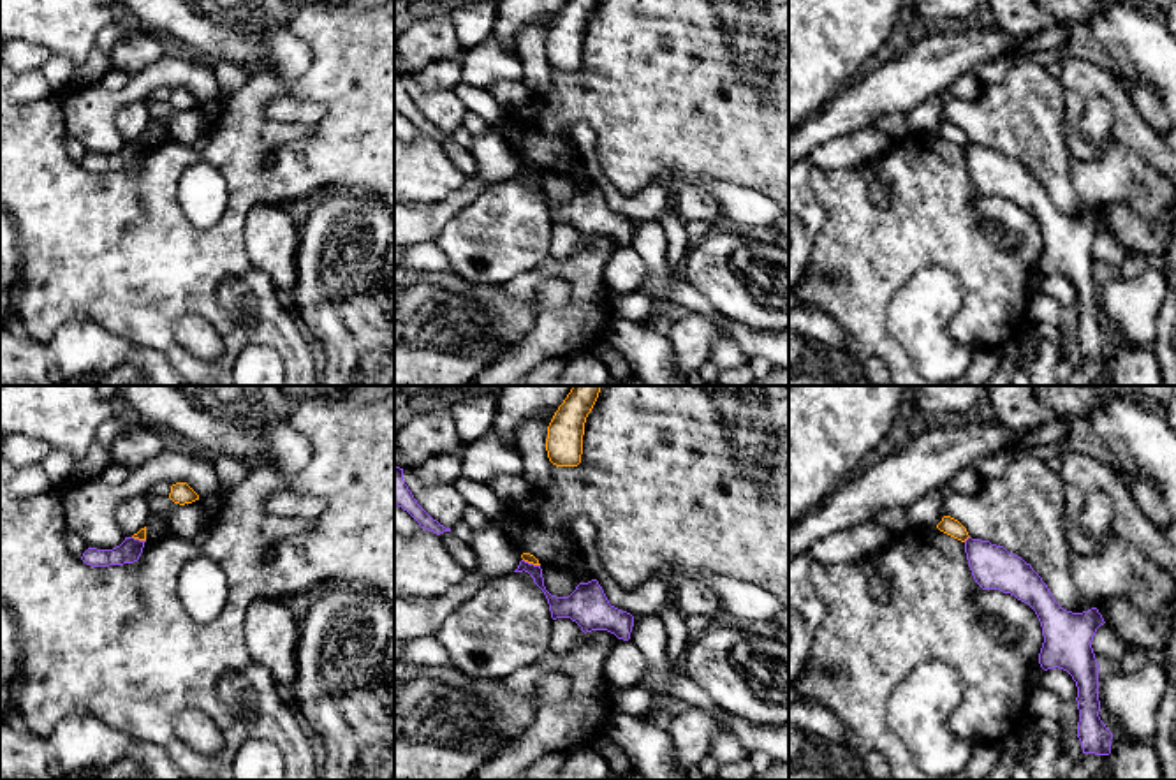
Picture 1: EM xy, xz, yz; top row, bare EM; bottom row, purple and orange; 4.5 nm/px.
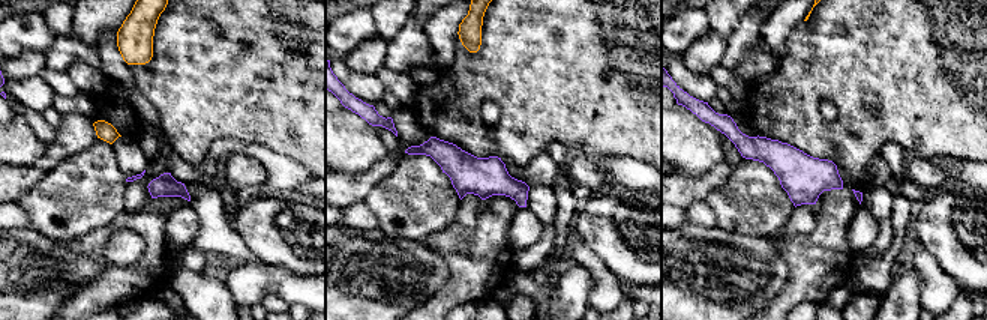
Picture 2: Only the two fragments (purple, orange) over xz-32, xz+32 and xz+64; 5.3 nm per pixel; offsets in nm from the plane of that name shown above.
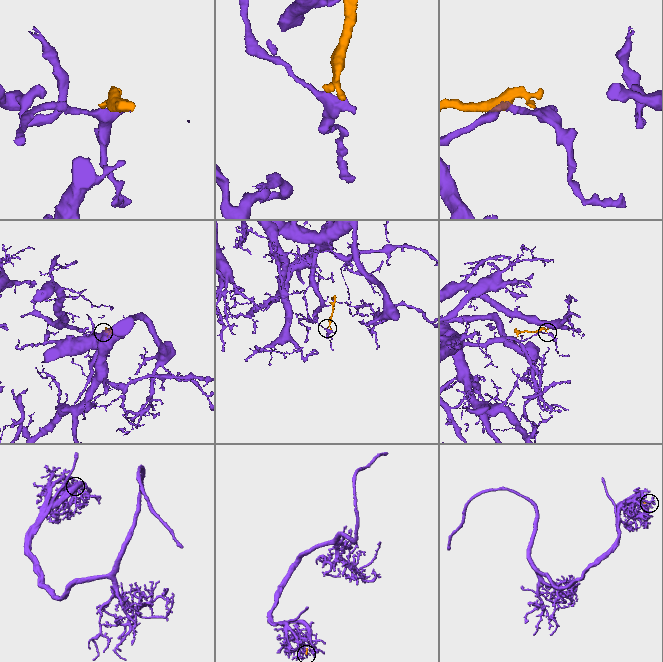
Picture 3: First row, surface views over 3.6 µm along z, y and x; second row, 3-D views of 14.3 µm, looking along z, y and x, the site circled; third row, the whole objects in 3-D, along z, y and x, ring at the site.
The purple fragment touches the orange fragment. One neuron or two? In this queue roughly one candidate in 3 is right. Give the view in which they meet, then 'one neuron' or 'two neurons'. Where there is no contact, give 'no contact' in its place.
yz | two neurons

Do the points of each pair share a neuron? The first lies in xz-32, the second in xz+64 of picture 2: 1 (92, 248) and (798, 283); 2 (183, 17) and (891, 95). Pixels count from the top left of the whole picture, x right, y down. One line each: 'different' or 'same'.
1: same
2: same

